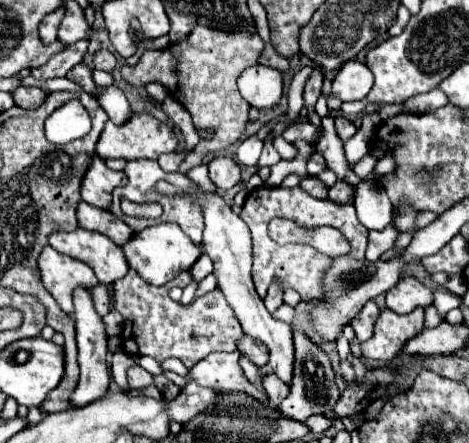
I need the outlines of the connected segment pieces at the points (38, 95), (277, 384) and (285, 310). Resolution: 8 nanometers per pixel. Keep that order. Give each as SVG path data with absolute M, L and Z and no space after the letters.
M27 86L17 88L11 96L13 96L13 100L15 100L17 106L31 108L31 110L39 108L45 102L45 98L47 98L47 94L41 88L27 88Z
M265 372L261 376L261 384L263 384L263 390L269 394L269 400L271 400L273 406L279 406L281 400L289 394L287 384L283 384L273 372Z
M283 303L274 313L272 313L272 316L280 321L292 324L294 308Z

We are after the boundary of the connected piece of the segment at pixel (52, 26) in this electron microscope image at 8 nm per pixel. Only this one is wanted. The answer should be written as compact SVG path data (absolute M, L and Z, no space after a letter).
M57 8L55 12L47 14L41 24L39 24L39 38L43 44L51 44L57 40L57 28L59 28L59 22L63 18L63 8Z

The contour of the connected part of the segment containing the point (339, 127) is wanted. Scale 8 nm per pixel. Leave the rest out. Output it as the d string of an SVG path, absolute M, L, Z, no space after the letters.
M338 117L334 121L337 134L343 143L345 143L357 132L355 125L345 118Z

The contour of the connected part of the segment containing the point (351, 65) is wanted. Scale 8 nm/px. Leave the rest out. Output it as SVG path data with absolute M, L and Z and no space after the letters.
M359 60L343 64L333 80L333 96L339 100L363 100L373 86L373 72Z

